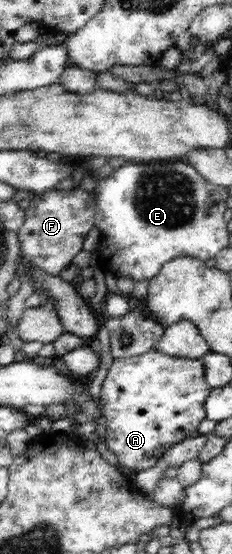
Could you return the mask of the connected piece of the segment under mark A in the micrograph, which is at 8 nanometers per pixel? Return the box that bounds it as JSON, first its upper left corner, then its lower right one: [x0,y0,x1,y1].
[98,350,212,472]

